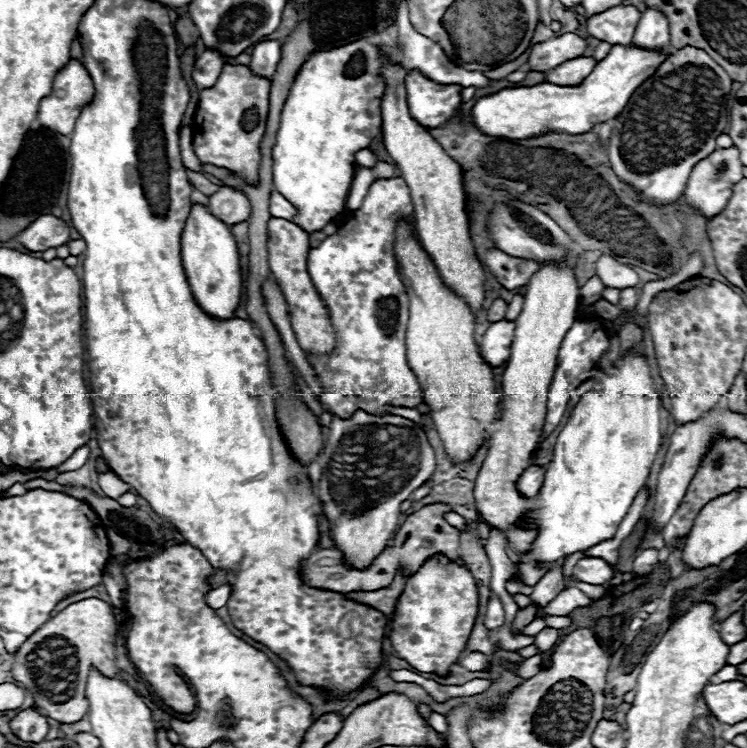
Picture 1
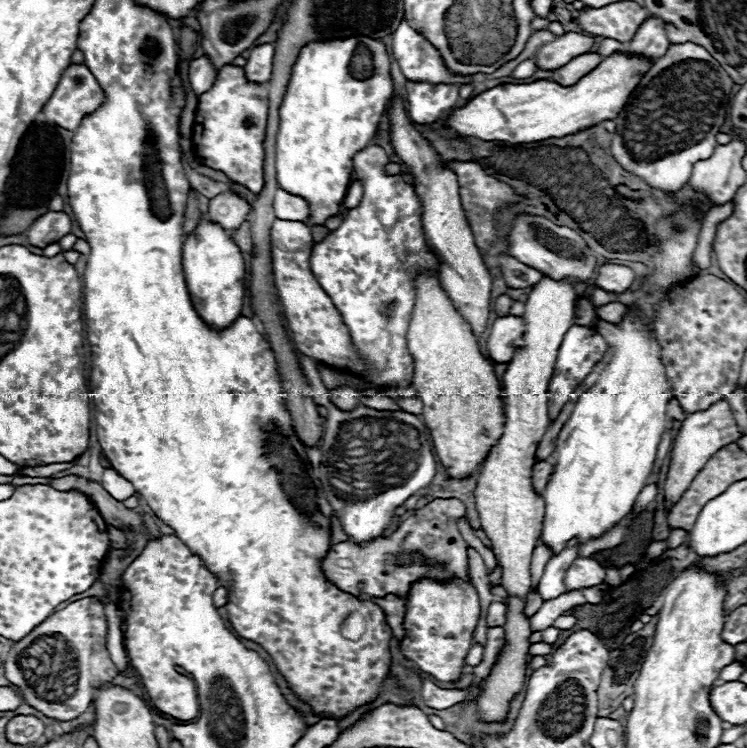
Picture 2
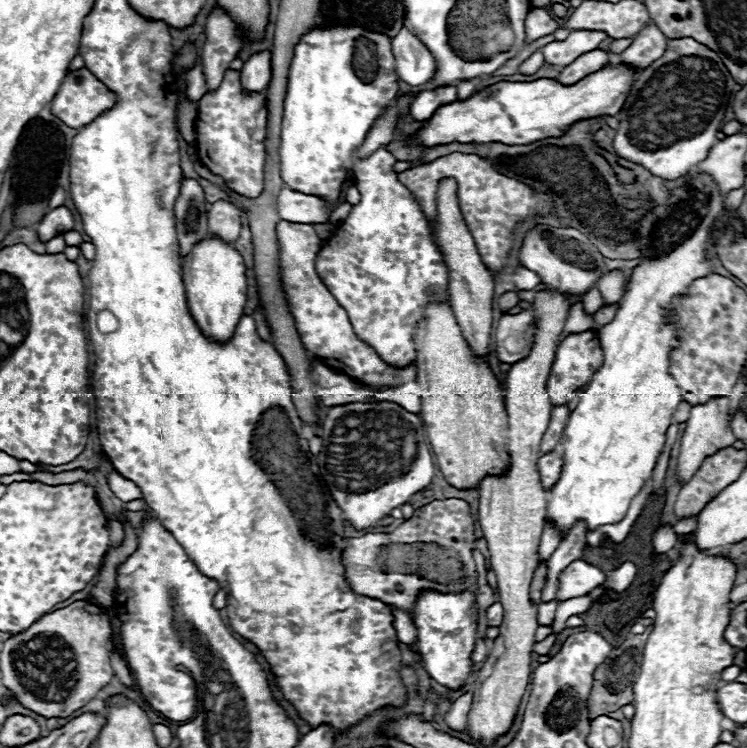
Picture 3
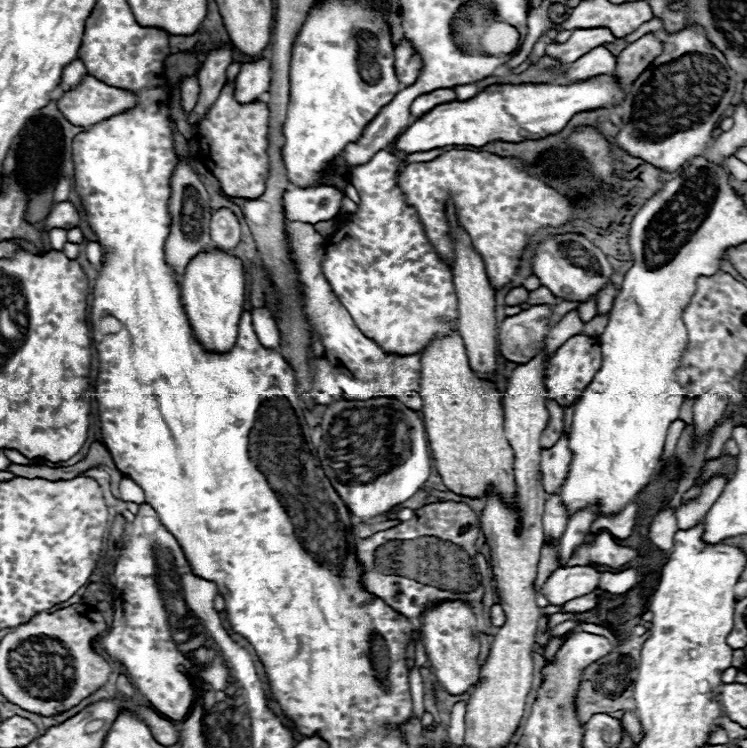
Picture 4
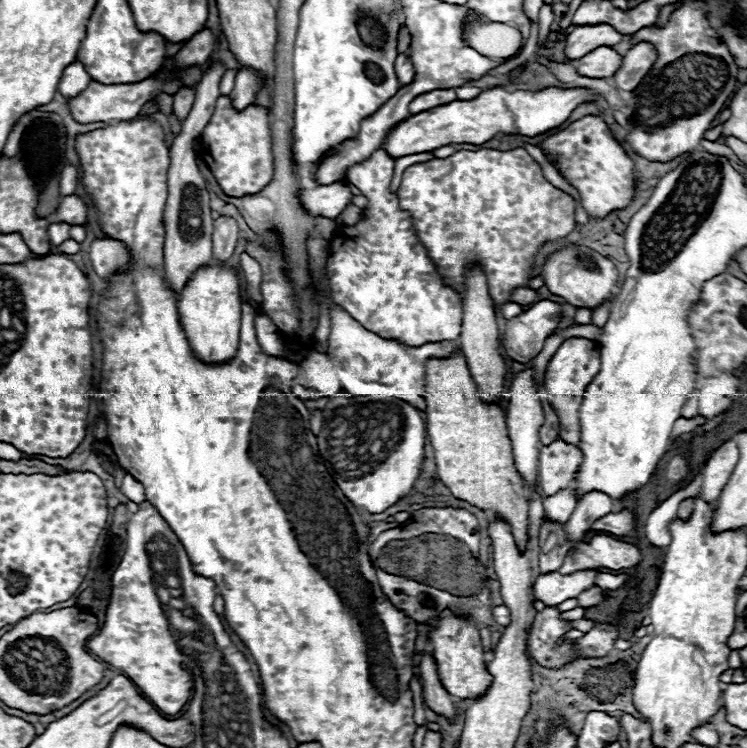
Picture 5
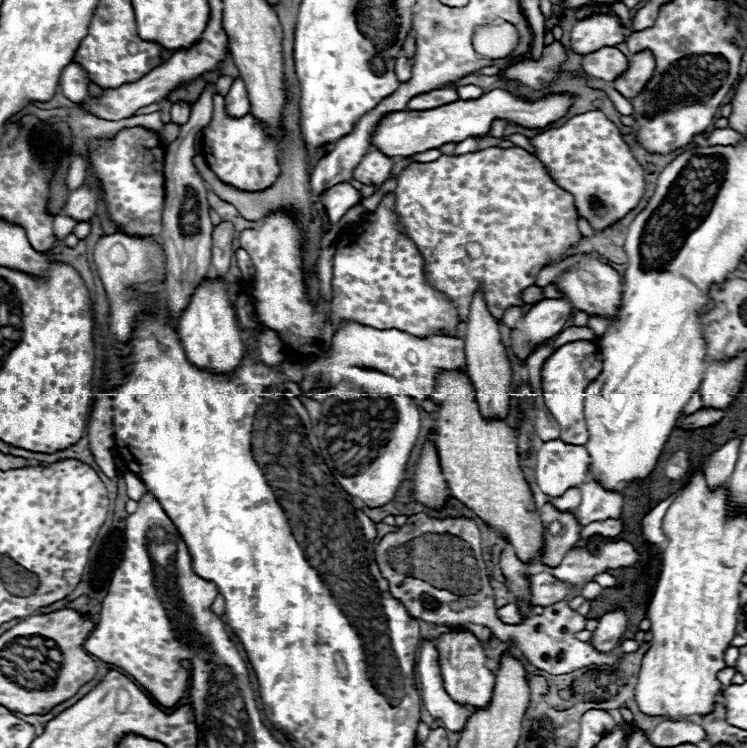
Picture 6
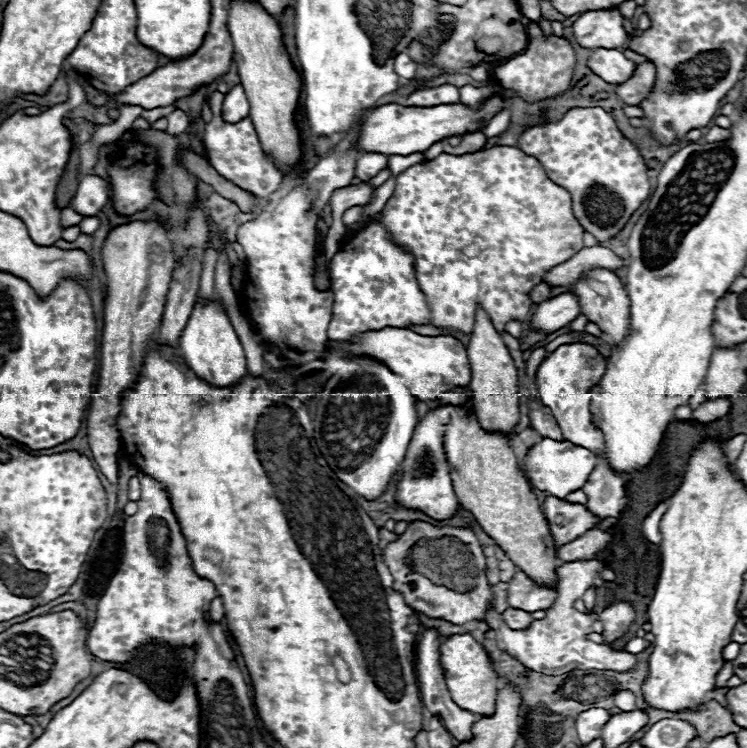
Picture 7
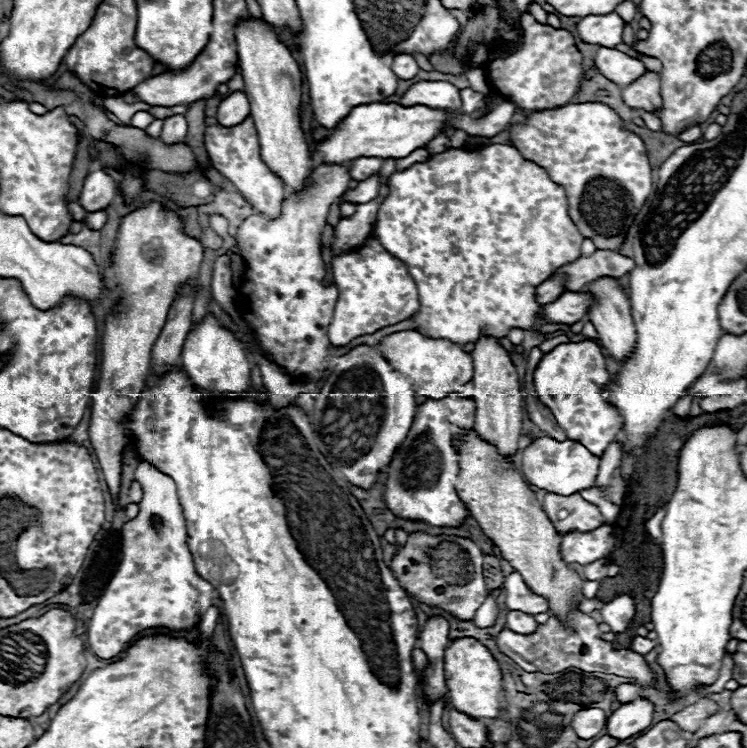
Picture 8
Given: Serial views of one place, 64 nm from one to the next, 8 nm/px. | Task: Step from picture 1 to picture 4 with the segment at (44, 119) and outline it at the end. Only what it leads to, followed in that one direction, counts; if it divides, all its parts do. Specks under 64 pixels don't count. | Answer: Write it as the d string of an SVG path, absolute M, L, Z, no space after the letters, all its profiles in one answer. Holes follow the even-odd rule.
M86 76L82 84L70 92L66 92L58 100L60 112L74 124L74 126L92 126L96 122L108 120L110 116L122 114L138 104L136 94L106 86L104 82L96 80L94 76Z

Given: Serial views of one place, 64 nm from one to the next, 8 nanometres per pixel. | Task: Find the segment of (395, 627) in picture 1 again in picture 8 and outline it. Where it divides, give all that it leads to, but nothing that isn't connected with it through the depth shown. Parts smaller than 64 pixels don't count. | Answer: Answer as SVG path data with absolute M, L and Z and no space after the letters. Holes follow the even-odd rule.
M458 638L446 648L444 654L444 670L446 670L446 686L450 690L452 706L476 720L496 718L502 710L502 670L496 658L488 652L484 644L474 638Z

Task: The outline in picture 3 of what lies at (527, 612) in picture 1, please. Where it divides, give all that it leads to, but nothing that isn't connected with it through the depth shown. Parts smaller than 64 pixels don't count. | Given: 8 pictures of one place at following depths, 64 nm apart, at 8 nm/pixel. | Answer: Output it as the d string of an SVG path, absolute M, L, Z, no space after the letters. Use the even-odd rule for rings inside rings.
M540 562L538 568L536 568L536 572L534 572L534 580L530 584L530 598L536 604L540 604L540 594L542 594L542 588L546 584L546 574L548 574L548 564Z

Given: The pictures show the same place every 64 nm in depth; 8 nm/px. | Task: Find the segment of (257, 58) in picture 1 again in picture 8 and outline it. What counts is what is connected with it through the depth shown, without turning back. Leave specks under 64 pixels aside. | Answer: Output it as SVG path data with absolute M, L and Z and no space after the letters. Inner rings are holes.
M232 92L226 100L220 102L216 120L220 126L236 126L250 114L250 104L244 92Z

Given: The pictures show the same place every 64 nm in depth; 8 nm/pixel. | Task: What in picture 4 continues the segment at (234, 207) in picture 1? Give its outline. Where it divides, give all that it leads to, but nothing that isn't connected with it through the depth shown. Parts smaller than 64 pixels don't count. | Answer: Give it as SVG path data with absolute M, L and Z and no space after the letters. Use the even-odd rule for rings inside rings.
M222 208L222 210L212 210L212 222L210 222L210 238L214 248L230 252L238 240L240 240L240 222L238 218Z

